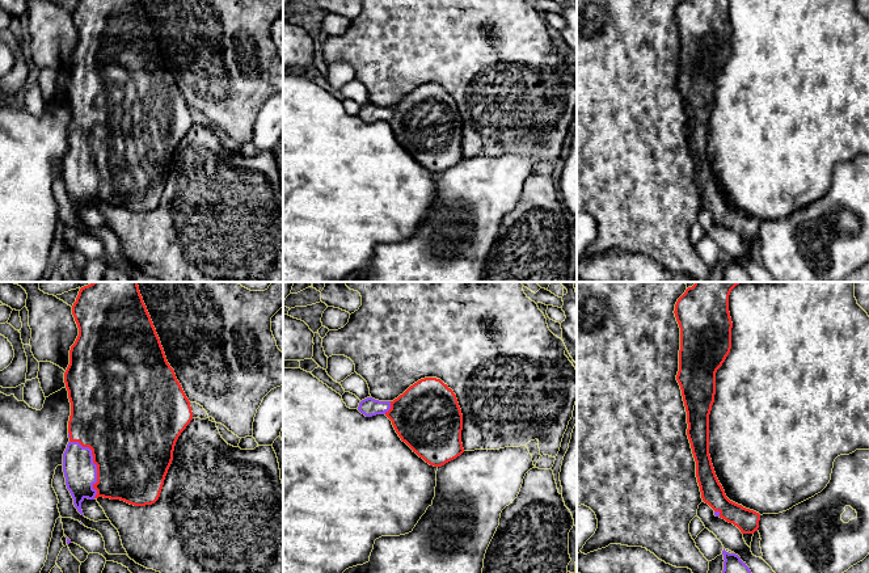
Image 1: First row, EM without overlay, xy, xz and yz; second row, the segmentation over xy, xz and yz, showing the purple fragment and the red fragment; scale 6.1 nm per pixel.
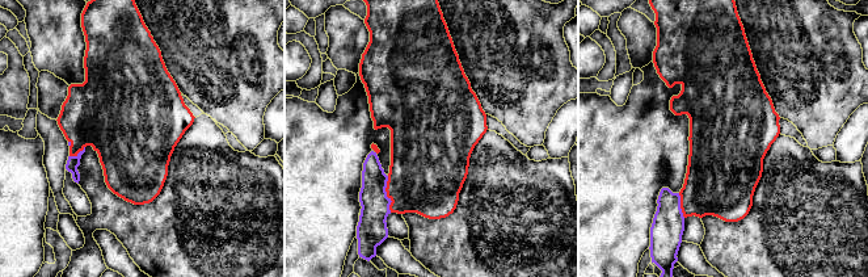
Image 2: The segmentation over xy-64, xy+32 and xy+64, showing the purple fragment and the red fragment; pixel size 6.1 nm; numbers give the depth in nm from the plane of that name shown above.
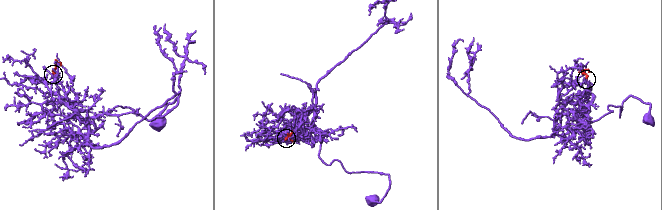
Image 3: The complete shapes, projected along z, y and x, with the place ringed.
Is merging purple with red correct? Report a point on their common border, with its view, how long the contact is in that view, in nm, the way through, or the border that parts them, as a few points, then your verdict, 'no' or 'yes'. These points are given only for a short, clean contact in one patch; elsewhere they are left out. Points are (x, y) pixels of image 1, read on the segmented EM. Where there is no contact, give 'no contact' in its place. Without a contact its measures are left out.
contact xy (93, 463); length 380 nm; yes

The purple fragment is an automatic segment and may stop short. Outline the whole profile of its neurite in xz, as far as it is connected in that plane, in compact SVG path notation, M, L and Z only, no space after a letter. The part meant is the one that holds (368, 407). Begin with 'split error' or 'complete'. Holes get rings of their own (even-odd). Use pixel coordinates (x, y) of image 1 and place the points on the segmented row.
split error | M421 379L393 401L367 397L358 410L366 417L385 414L401 441L430 465L442 467L464 452L461 409L440 379Z

